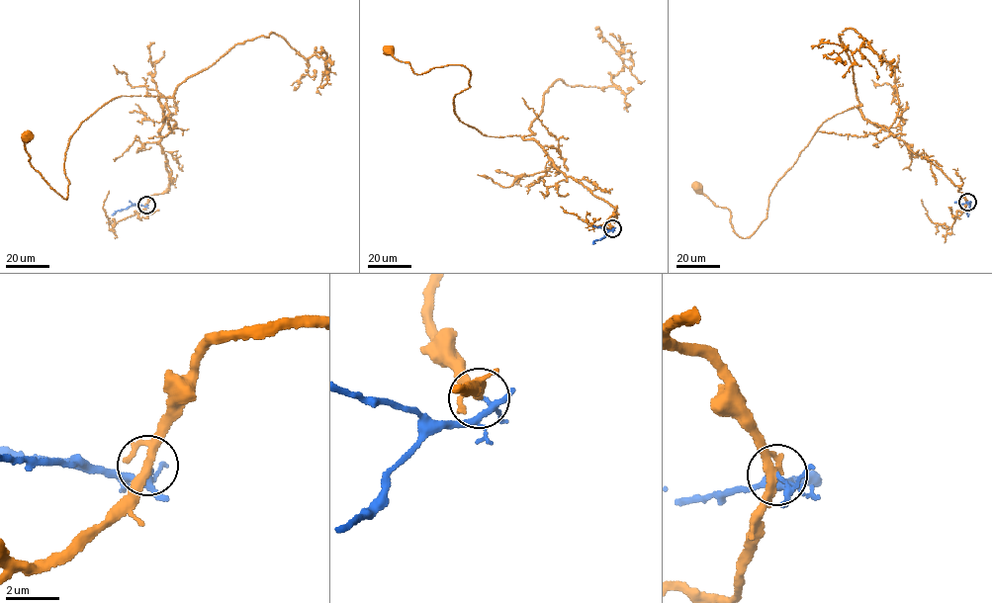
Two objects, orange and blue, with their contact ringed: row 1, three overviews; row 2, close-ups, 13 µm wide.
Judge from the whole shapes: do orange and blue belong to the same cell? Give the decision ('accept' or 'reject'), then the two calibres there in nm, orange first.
reject | 260/120 nm

